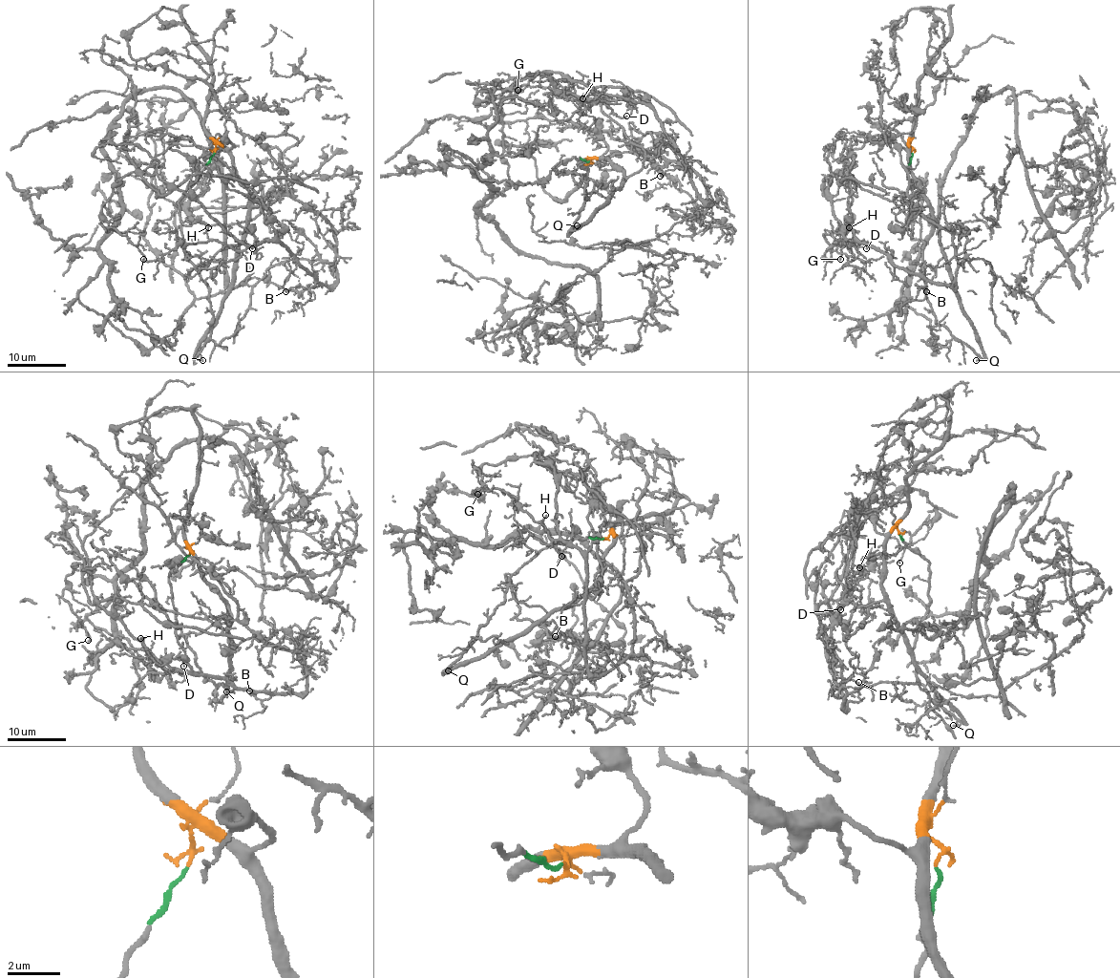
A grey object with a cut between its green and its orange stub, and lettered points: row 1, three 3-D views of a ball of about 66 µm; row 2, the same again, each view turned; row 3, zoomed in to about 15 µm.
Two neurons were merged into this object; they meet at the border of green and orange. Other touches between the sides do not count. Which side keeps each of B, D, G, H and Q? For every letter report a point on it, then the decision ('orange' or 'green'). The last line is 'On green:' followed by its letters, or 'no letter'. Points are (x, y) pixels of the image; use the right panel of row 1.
B: place (926, 291); orange
D: place (866, 248); orange
G: place (840, 259); orange
H: place (849, 227); orange
Q: place (976, 360); green
On green: Q

